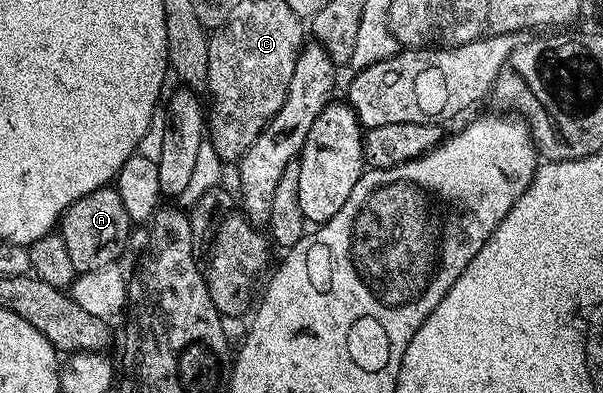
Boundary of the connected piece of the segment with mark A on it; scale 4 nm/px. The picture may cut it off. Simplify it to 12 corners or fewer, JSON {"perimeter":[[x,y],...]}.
{"perimeter":[[115,187],[61,218],[76,274],[116,264],[131,216]]}

